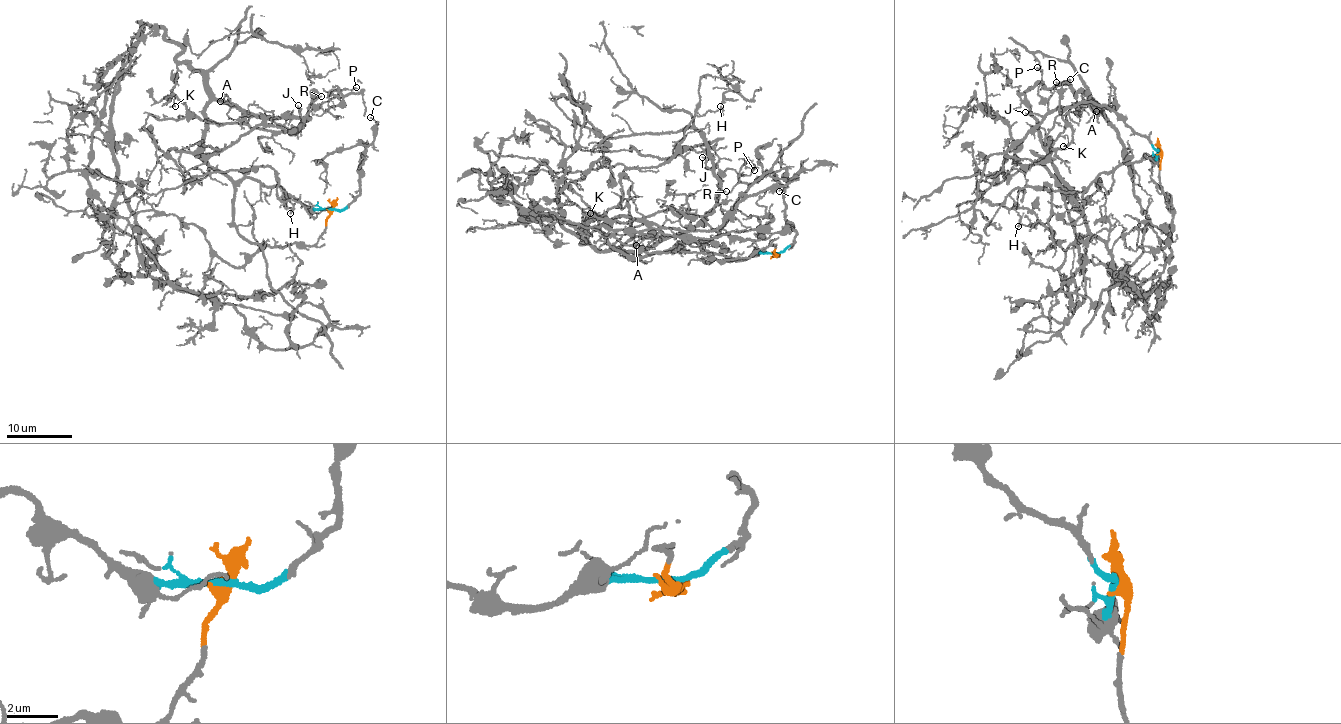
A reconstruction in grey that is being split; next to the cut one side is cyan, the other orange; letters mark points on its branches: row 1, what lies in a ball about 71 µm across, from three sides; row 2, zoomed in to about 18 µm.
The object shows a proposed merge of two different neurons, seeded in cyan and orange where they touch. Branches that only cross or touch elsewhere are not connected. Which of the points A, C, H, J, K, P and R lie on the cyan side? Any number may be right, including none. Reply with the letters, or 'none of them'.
A, C, H, J, K, P, R

